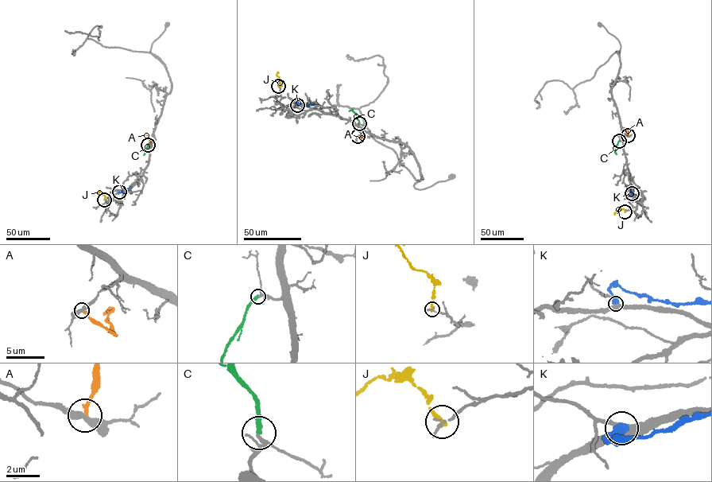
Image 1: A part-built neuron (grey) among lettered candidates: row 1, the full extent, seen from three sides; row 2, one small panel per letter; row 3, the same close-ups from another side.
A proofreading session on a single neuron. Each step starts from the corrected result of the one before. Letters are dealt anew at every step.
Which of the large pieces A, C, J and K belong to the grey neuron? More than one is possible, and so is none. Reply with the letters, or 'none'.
C

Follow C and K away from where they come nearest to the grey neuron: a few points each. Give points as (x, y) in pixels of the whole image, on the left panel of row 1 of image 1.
C: (148, 145), (144, 155)
K: (119, 192), (131, 188)

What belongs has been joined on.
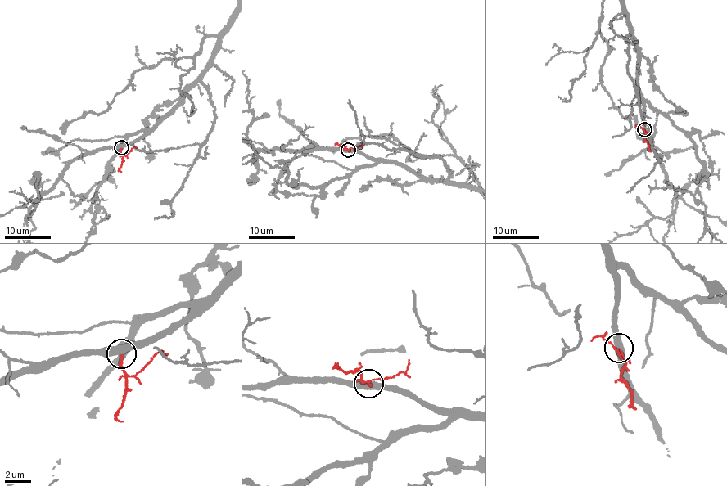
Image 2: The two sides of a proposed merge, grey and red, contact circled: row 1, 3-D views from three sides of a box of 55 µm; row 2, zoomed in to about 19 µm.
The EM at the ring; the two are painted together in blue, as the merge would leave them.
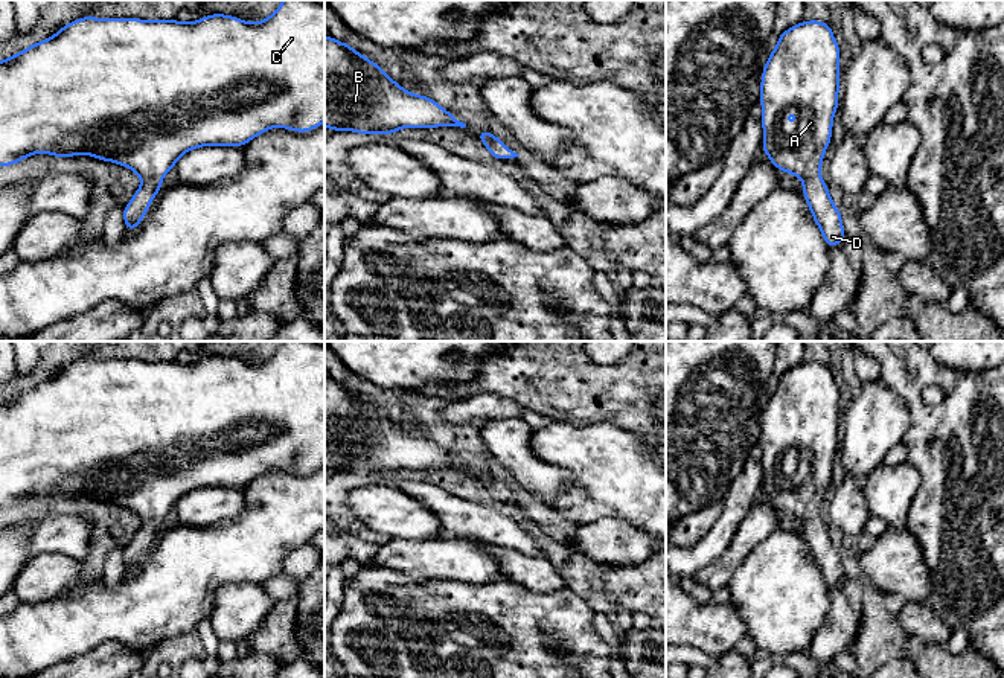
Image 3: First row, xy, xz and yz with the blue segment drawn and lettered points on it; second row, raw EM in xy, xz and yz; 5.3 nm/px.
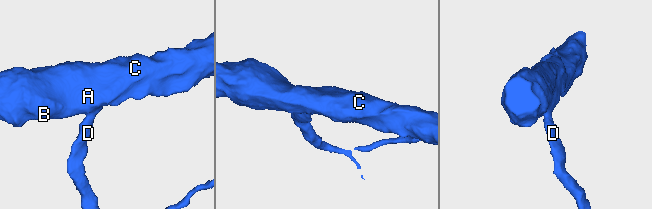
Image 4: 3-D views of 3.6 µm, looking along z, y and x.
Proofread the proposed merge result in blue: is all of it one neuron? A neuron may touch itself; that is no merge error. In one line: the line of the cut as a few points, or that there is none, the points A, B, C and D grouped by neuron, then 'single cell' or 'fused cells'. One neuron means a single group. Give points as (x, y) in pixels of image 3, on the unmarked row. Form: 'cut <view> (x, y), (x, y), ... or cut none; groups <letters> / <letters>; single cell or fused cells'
cut none; groups A B C D; single cell

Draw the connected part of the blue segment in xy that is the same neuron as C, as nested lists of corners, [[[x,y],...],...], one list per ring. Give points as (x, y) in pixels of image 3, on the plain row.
[[[283,341],[276,353],[261,364],[248,364],[225,355],[206,357],[197,363],[96,360],[81,358],[62,367],[50,379],[34,384],[23,393],[0,402],[0,507],[11,507],[29,497],[46,494],[53,498],[88,495],[98,501],[122,506],[134,512],[143,523],[129,544],[122,550],[125,571],[133,573],[145,559],[161,520],[174,510],[177,501],[200,488],[245,488],[259,475],[277,468],[297,474],[309,474],[325,463],[325,341]]]

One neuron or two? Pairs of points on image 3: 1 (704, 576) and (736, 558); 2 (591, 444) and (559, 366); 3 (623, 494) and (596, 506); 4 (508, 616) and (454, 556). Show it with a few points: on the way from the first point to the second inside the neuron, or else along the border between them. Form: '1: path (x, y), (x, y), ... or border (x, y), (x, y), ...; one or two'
1: path (712, 576), (729, 561); one
2: border (553, 421), (573, 425), (613, 422), (620, 427); two
3: path (617, 494), (608, 494), (602, 500); one
4: border (505, 578), (482, 585), (445, 582); two

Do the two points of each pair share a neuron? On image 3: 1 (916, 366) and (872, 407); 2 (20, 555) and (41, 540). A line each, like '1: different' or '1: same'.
1: different
2: different

